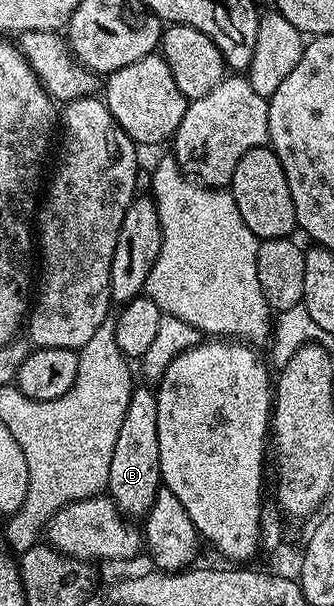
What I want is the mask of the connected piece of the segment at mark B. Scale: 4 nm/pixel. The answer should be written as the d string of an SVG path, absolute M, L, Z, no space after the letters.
M133 388L122 428L114 442L114 455L110 459L110 475L106 479L106 493L125 518L143 518L150 511L156 493L162 488L160 456L158 455L158 403L150 388Z

